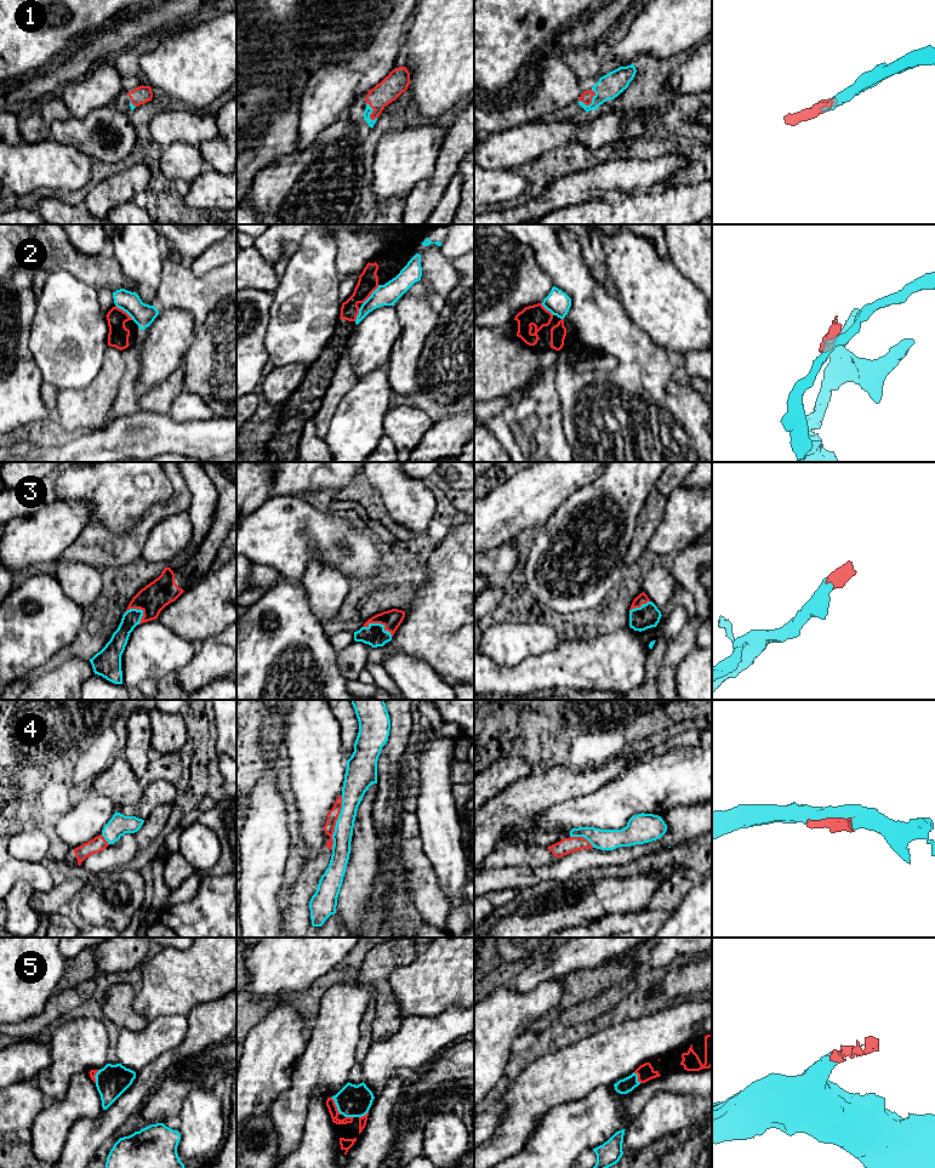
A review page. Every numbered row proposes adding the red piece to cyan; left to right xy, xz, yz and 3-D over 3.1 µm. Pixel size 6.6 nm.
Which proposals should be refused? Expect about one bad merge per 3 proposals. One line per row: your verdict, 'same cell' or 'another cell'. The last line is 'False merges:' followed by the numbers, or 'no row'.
1: same cell
2: another cell
3: same cell
4: another cell
5: same cell
False merges: 2, 4

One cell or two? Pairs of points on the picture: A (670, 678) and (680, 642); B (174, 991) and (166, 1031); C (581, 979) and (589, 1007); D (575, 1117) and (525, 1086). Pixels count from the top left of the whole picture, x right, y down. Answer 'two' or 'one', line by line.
A: one
B: two
C: two
D: two

